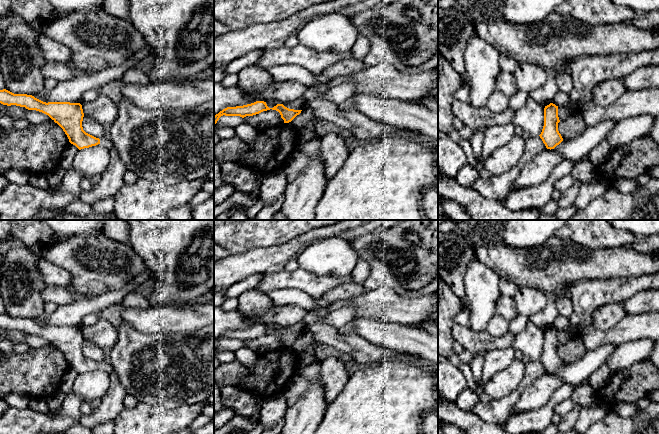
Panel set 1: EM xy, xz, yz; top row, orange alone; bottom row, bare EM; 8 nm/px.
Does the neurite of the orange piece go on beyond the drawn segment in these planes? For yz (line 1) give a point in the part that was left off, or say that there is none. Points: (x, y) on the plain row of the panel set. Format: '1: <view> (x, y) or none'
1: none

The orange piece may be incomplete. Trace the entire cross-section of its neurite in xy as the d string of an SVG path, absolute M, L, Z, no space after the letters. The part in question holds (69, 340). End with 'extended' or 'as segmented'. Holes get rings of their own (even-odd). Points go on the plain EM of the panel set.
M6 313L0 314L0 327L25 331L48 339L67 359L69 366L79 374L100 368L100 363L83 354L84 341L82 329L70 326L43 326L32 319L14 318Z | as segmented

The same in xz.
M256 325L251 328L236 330L236 331L227 331L220 335L214 340L214 350L223 339L225 340L240 340L242 342L246 340L253 340L267 334L276 334L280 337L281 342L284 344L284 347L291 346L297 339L301 337L302 334L294 334L285 331L283 328L277 328L273 332L269 332L264 325Z | as segmented

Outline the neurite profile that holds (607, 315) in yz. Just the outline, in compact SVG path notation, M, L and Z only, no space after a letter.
M623 302L609 303L596 309L592 314L592 324L605 330L619 323L626 315Z

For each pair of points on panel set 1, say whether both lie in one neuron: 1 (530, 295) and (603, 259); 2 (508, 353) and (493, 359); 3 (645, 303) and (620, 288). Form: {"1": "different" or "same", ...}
{"1": "different", "2": "same", "3": "different"}

